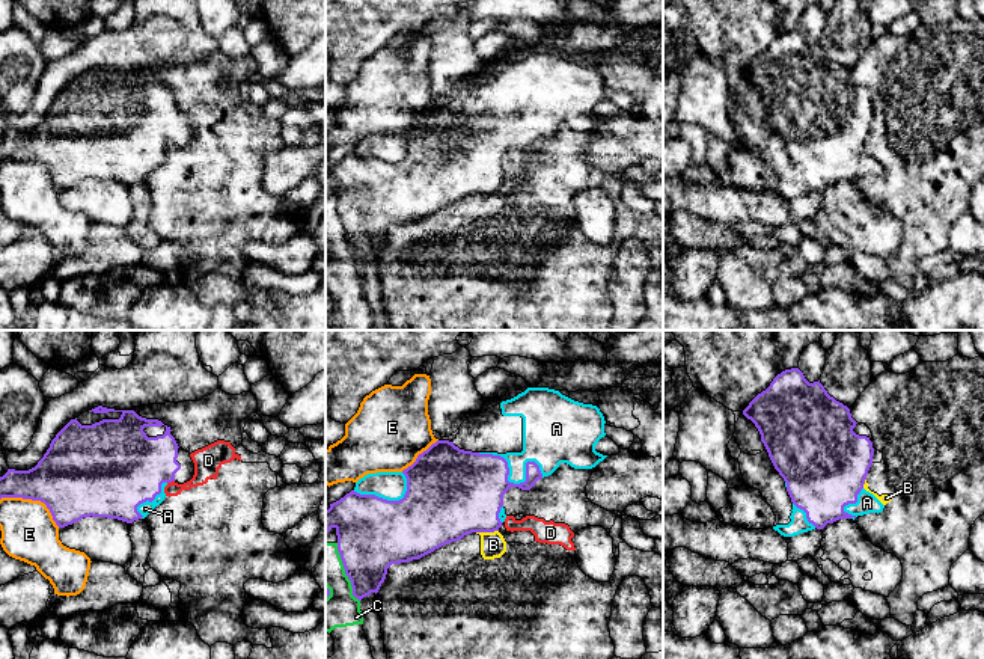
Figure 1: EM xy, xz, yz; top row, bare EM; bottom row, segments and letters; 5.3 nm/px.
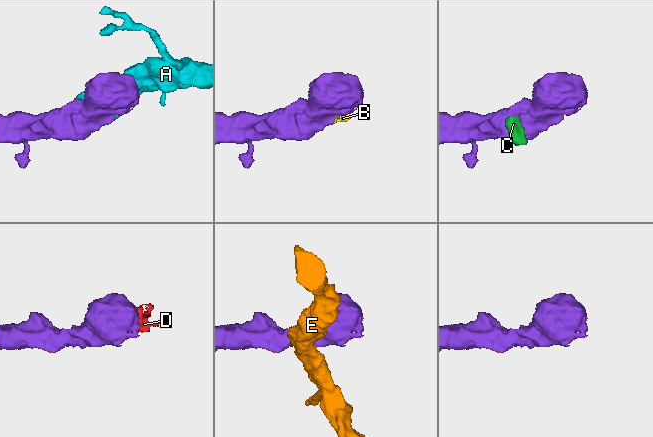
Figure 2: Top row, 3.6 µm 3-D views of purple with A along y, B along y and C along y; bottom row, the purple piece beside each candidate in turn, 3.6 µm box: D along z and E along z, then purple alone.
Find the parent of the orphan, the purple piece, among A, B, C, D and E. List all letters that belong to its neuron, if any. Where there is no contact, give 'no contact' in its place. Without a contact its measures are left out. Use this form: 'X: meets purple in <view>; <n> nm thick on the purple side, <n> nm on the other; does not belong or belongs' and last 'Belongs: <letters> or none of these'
A: meets purple in xz; 380 nm thick on the purple side, 190 nm on the other; belongs
B: meets purple in xz; 440 nm thick on the purple side, 140 nm on the other; does not belong
C: meets purple in xz; 380 nm thick on the purple side, 190 nm on the other; does not belong
D: meets purple in xy; 400 nm thick on the purple side, 150 nm on the other; does not belong
E: meets purple in xy; 420 nm thick on the purple side, 300 nm on the other; does not belong
Belongs: A

